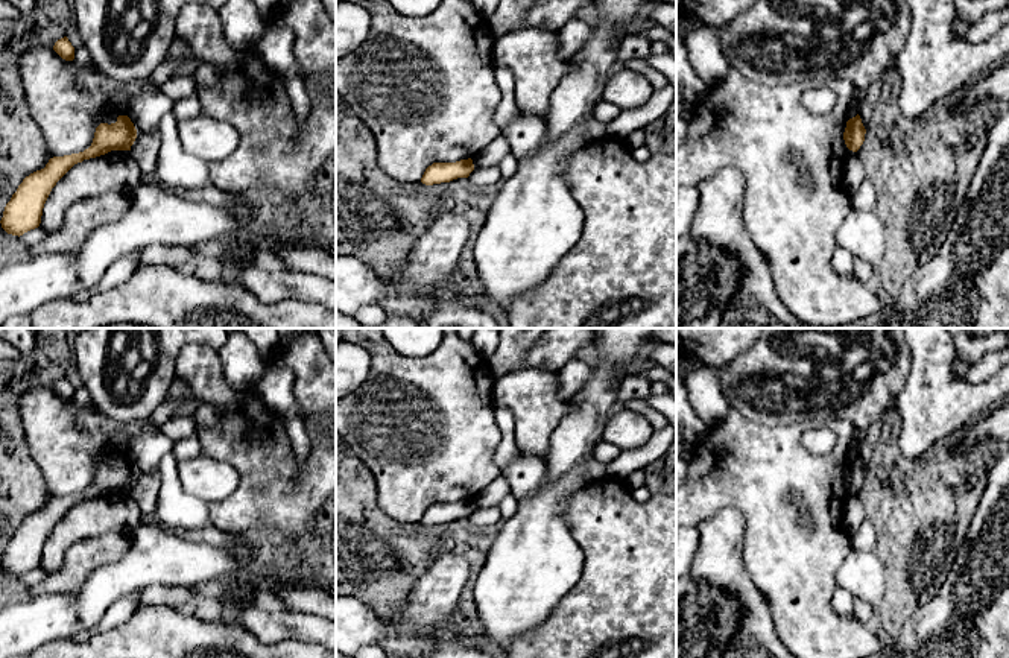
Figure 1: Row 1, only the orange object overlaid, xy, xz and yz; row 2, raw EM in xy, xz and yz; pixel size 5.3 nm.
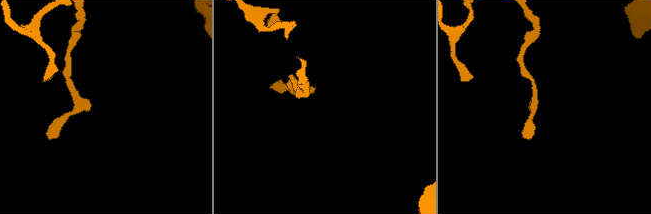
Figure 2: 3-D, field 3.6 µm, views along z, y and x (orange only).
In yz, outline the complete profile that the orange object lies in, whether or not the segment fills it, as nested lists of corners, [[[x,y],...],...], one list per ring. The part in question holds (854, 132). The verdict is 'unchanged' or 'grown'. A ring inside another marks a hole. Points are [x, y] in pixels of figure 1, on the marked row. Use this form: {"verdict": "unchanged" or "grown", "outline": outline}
{"verdict": "unchanged", "outline": [[[860,115],[849,119],[843,132],[845,144],[849,150],[857,152],[865,141],[866,129]]]}

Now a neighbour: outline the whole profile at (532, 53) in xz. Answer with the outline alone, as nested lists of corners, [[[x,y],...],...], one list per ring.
[[[539,27],[512,30],[495,40],[494,61],[512,71],[518,109],[546,122],[552,93],[573,71],[570,58],[559,56],[559,33]]]

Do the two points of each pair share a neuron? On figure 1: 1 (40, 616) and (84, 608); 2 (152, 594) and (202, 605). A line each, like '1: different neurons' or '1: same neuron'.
1: same neuron
2: same neuron

